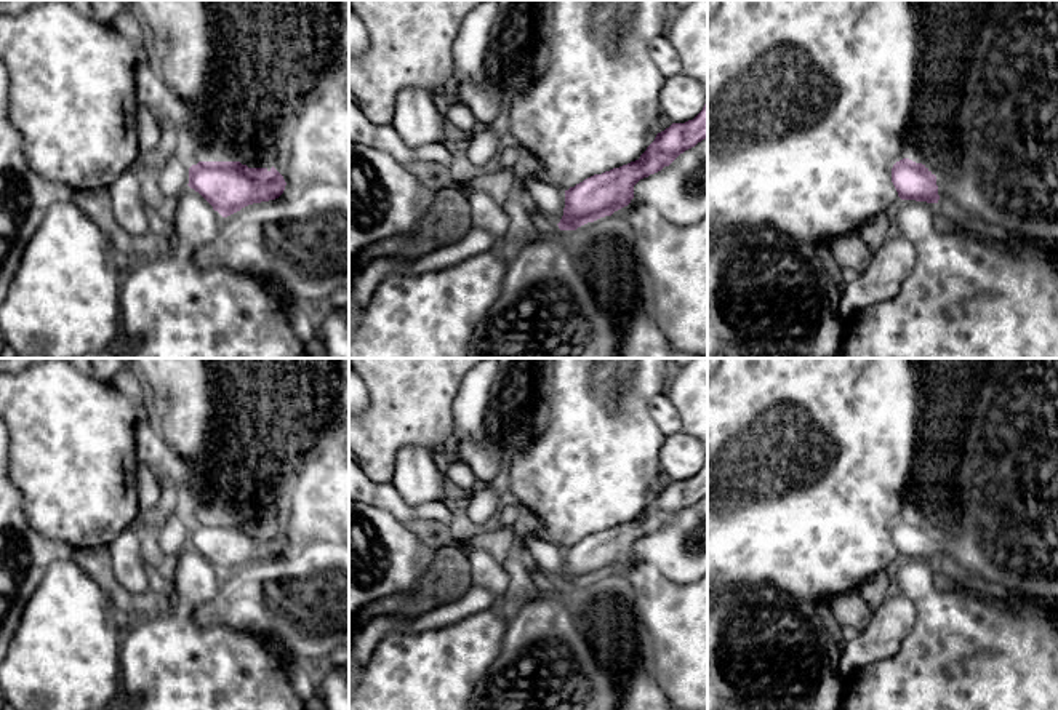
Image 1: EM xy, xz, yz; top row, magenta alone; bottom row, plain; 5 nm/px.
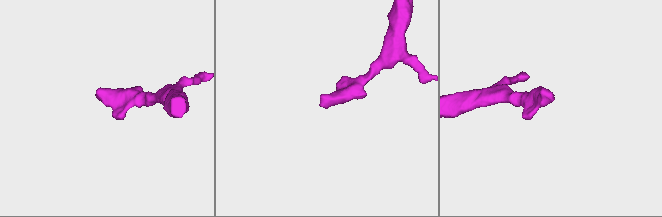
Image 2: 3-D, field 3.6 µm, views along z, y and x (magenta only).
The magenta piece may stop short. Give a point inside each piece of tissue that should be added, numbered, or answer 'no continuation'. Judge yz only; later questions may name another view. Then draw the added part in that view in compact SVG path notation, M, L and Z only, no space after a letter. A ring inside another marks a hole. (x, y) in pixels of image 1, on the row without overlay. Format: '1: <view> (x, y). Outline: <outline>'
1: yz (1002, 528). Outline: M996 358L992 361L965 430L956 496L948 509L948 526L936 534L940 558L967 579L997 584L1010 593L1029 596L1058 609L1058 358Z

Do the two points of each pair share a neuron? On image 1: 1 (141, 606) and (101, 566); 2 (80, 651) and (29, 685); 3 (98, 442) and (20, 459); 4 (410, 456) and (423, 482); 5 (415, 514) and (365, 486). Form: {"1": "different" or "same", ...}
{"1": "same", "2": "same", "3": "same", "4": "same", "5": "same"}

